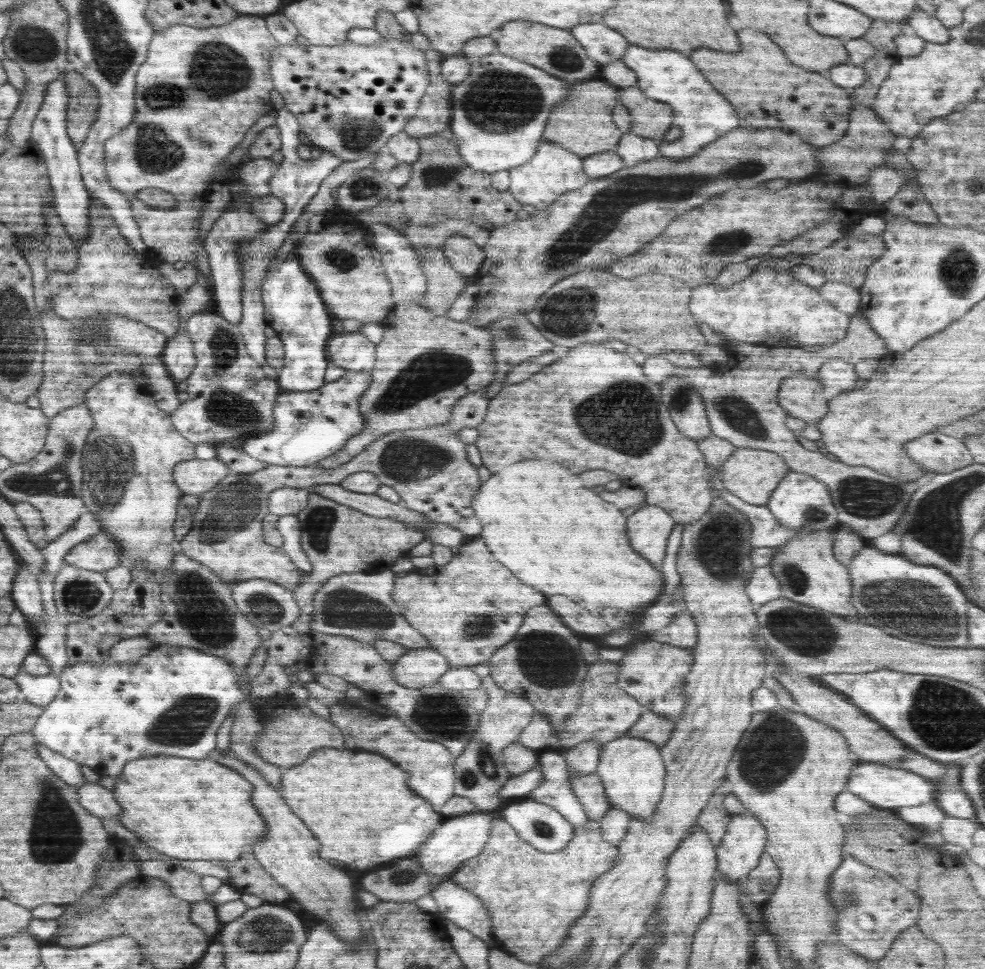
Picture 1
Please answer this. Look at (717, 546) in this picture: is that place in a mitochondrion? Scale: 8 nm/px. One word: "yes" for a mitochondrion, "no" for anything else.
yes

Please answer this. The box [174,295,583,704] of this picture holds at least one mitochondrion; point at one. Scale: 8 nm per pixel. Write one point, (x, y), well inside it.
(427, 374)

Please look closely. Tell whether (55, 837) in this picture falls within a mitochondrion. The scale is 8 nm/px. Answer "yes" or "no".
yes

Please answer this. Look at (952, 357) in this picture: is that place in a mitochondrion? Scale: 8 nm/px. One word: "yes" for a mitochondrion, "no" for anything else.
no

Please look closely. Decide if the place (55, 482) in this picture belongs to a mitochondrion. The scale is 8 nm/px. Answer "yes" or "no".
yes

